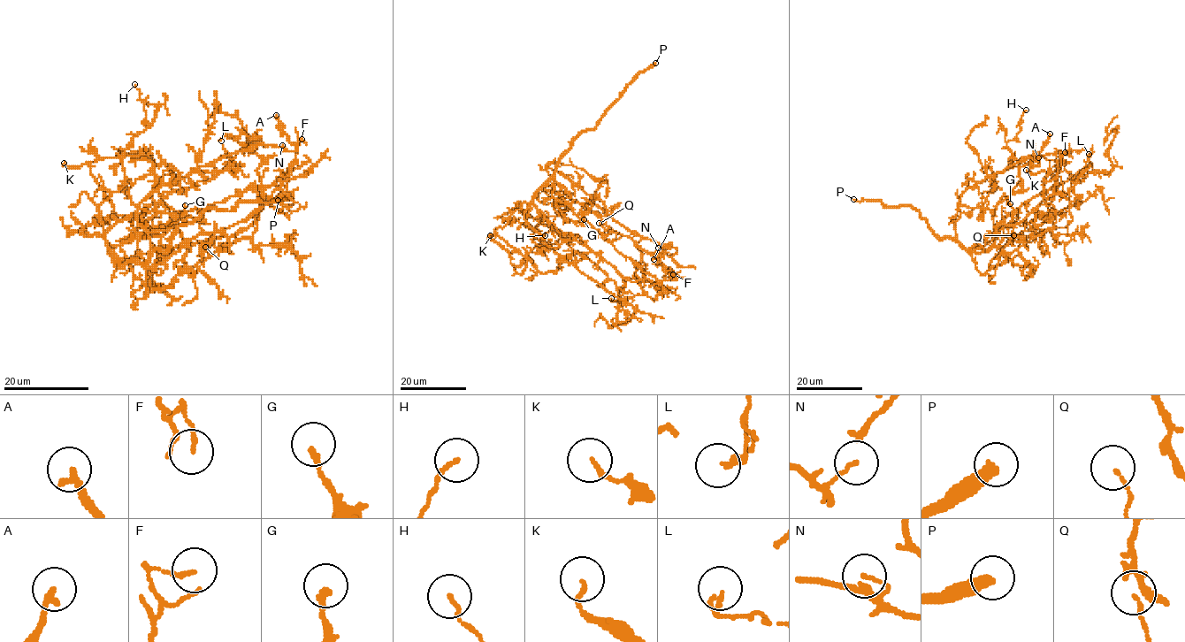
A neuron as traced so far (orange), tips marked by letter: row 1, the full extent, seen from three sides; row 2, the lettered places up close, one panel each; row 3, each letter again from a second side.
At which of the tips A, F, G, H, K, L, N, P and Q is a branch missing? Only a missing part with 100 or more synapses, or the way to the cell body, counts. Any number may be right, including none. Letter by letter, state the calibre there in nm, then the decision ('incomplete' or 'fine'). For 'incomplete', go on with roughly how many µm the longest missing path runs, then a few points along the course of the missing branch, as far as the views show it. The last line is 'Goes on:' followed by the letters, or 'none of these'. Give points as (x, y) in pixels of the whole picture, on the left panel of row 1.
A: 240 nm | fine
F: 150 nm | fine
G: 200 nm | fine
H: 120 nm | fine
K: 140 nm | fine
L: 160 nm | fine
N: 110 nm | fine
P: 400 nm | incomplete | 90 µm
Q: 100 nm | fine
Goes on: P

